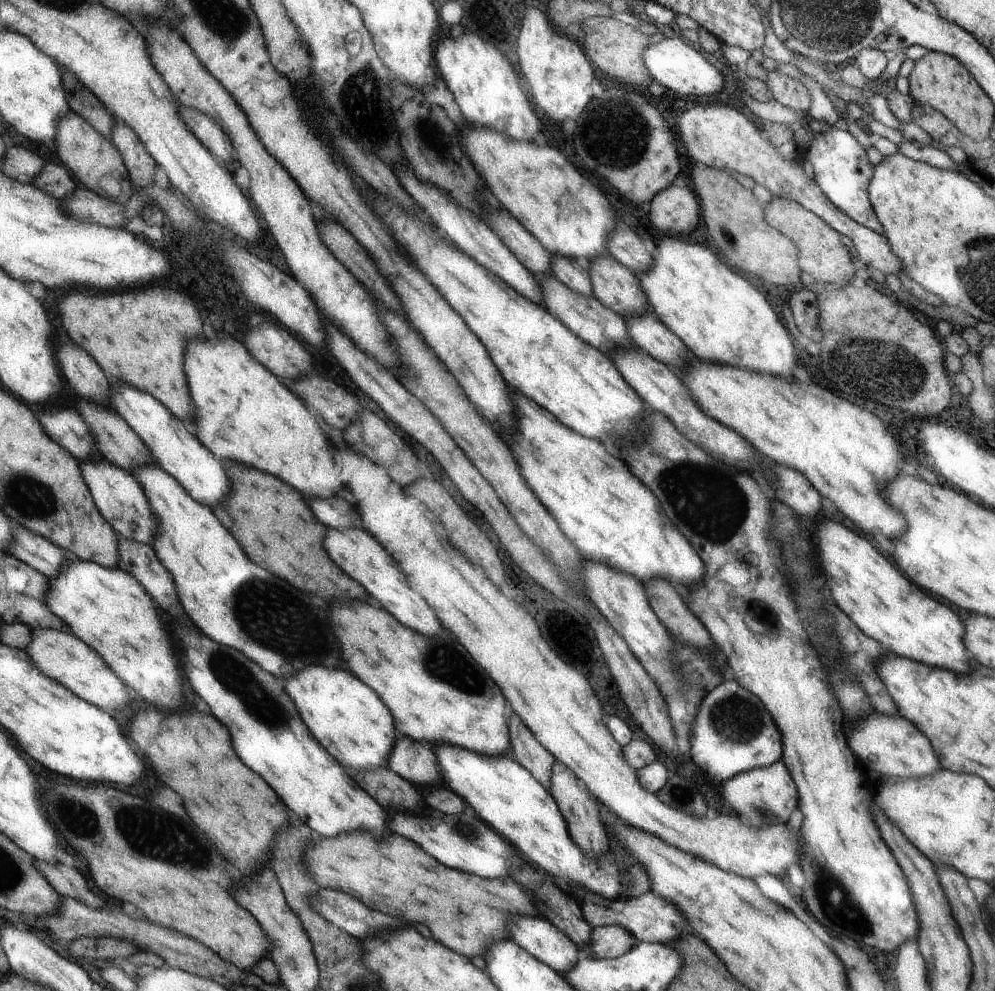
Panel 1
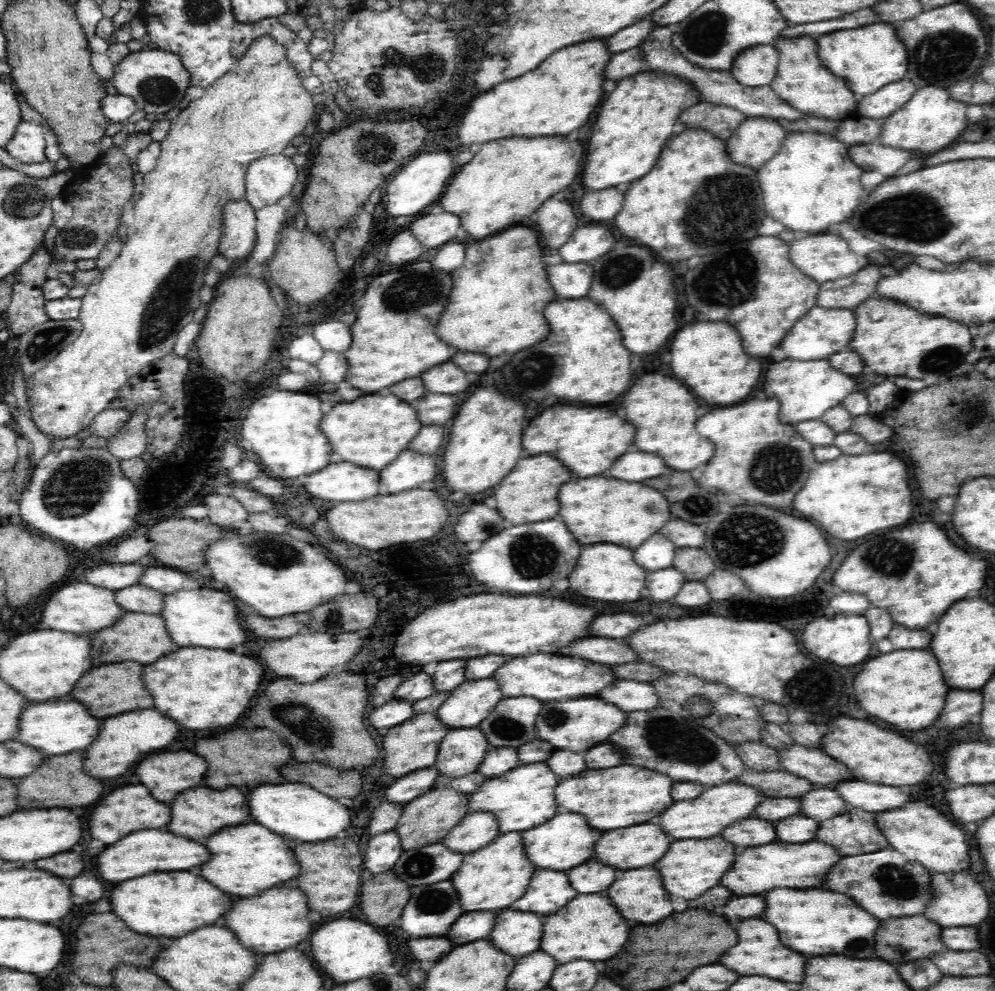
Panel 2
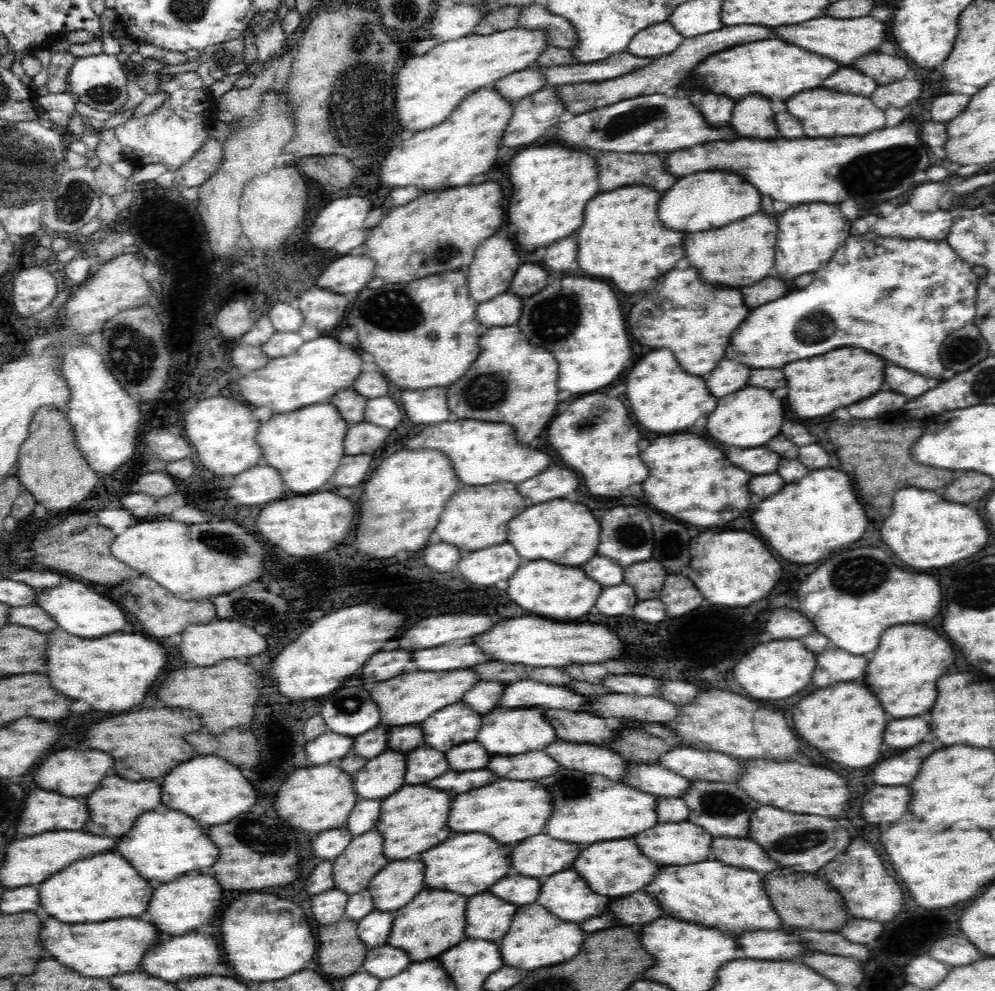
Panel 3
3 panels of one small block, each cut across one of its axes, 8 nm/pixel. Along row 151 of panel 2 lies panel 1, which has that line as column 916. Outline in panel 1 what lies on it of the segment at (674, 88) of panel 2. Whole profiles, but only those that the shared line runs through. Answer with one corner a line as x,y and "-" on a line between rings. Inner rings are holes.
832,520
818,526
814,542
818,542
834,602
866,636
882,642
892,654
902,658
914,658
914,662
926,662
950,672
970,672
972,659
962,644
966,630
950,606
918,590
866,538

